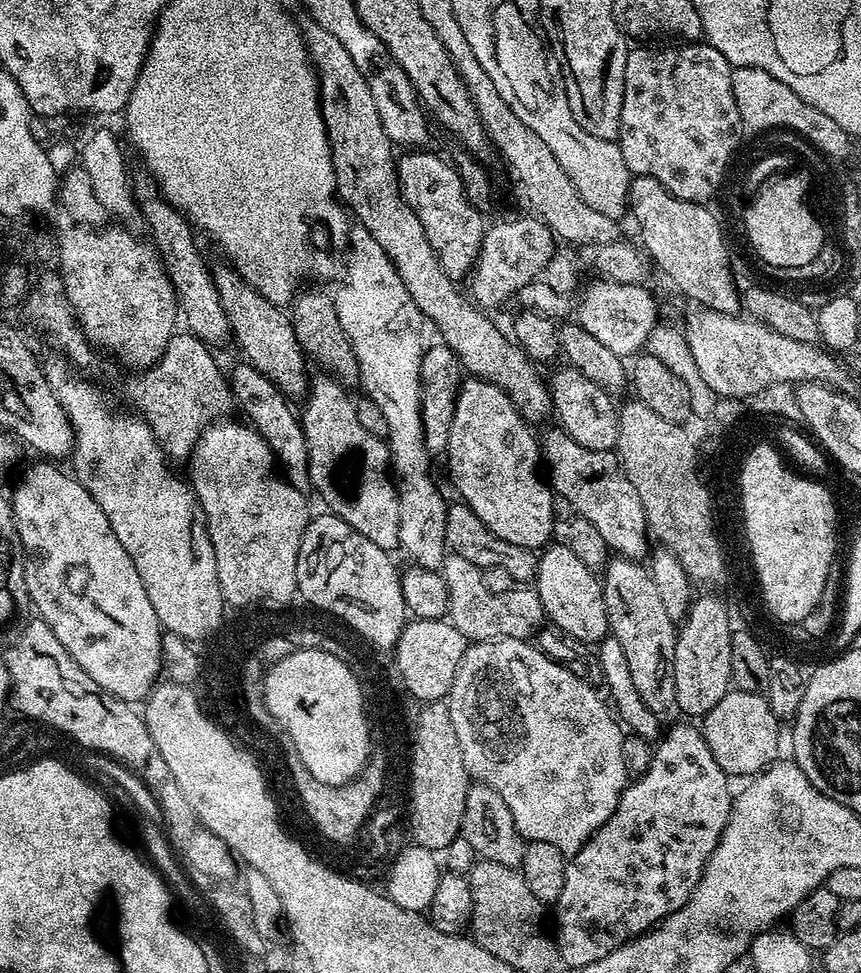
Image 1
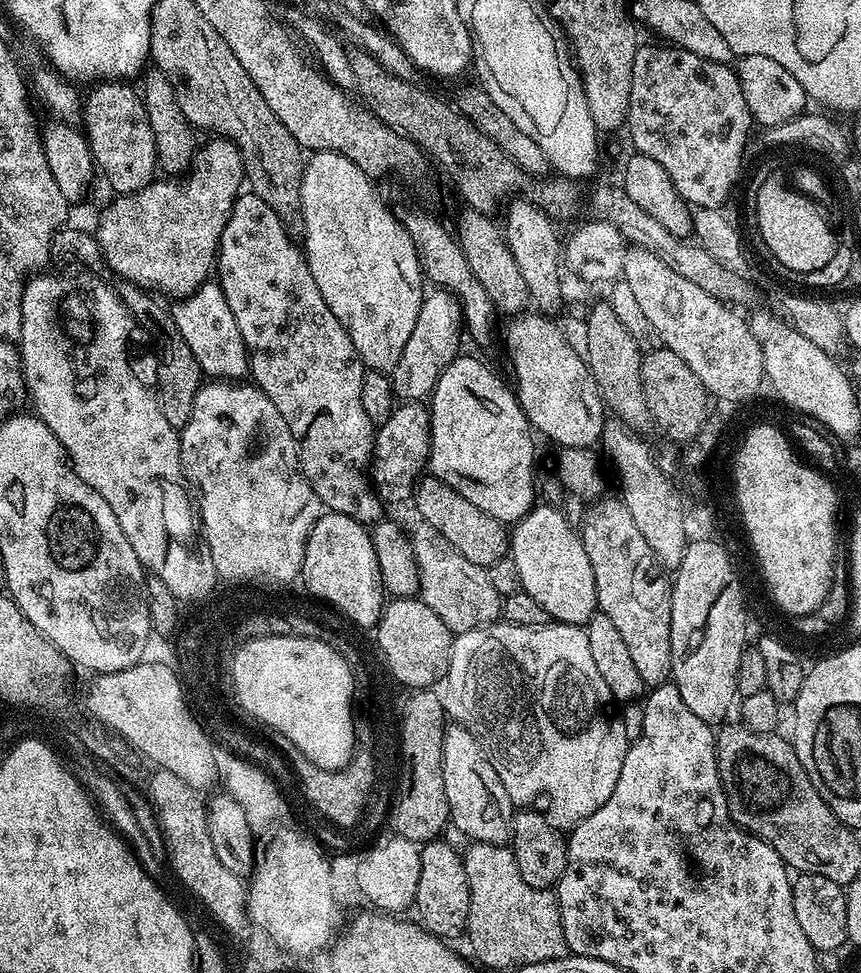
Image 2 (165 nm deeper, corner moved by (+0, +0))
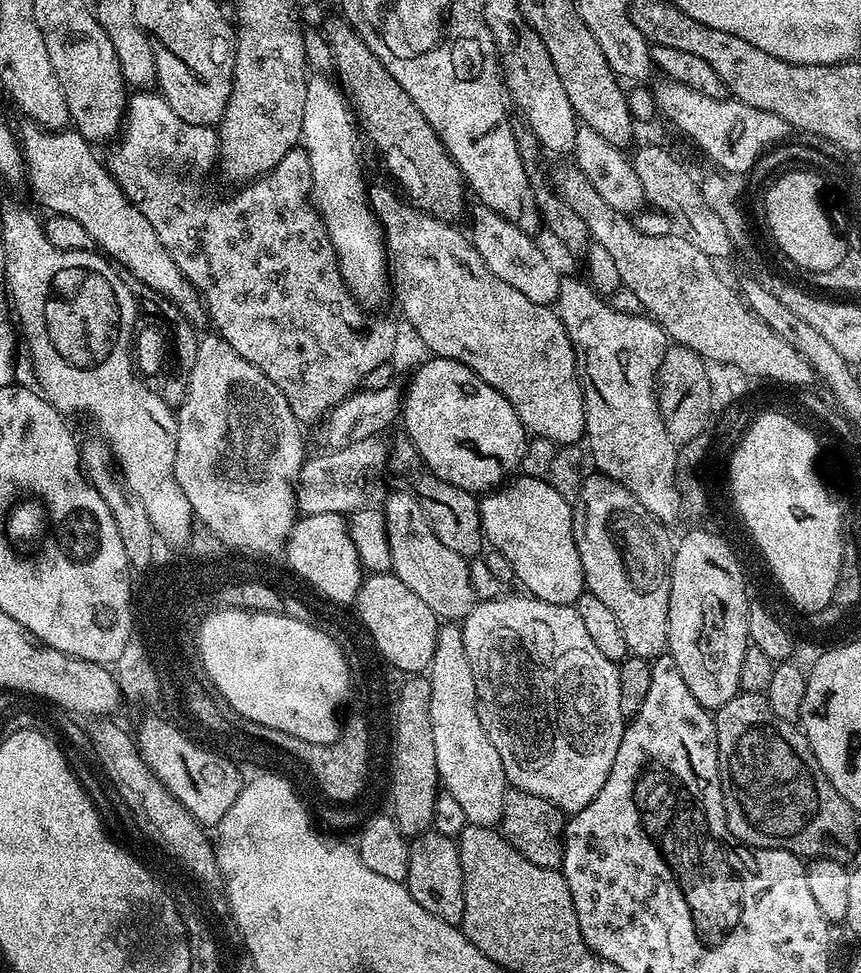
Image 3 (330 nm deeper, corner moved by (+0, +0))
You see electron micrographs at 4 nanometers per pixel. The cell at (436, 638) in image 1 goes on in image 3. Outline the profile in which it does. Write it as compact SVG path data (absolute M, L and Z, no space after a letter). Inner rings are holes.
M384 572L375 580L369 580L360 597L361 611L377 643L396 664L404 668L425 668L431 665L436 649L436 639L440 633L440 624L434 610L406 586L392 572Z

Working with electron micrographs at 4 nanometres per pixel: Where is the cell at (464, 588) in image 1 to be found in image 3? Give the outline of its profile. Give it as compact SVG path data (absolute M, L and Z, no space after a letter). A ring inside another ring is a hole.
M392 490L392 493L382 503L382 511L386 518L386 534L390 542L390 562L392 572L434 614L444 622L460 622L470 614L470 610L478 603L476 591L470 582L469 561L463 556L454 554L442 542L438 542L438 534L430 530L430 522L409 492Z

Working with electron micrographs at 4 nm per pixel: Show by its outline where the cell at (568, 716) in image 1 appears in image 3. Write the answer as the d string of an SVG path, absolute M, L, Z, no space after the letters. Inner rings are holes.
M509 594L499 596L496 600L481 600L462 621L462 642L466 646L466 658L470 662L476 687L476 713L482 722L482 730L486 730L490 742L494 742L494 750L498 750L498 758L502 758L502 770L506 770L509 785L522 792L538 794L538 798L546 798L565 814L575 814L590 806L598 790L602 790L610 774L610 766L614 766L614 754L618 754L618 746L622 742L626 718L622 714L622 702L618 694L618 667L613 660L606 658L606 654L598 651L598 646L594 646L590 633L586 631L582 618L578 618L573 605L551 604L535 596L519 595Z

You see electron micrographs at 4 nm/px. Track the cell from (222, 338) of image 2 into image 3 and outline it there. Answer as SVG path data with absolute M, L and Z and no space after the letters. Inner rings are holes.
M24 122L24 125L18 128L18 143L24 157L28 180L32 183L32 192L42 207L49 208L47 211L57 216L74 218L74 222L79 222L86 229L86 234L90 234L92 244L105 257L115 261L123 271L134 274L134 278L146 282L146 286L150 286L150 290L154 290L159 296L165 296L167 300L174 302L174 306L178 306L180 313L192 325L200 326L200 323L205 323L204 301L196 293L196 287L184 277L182 270L178 270L174 258L170 258L158 234L154 234L154 226L146 222L146 214L142 214L142 210L132 205L130 198L118 186L112 173L108 171L105 161L99 160L92 153L93 145L89 141L75 130L49 130L41 128L39 124Z

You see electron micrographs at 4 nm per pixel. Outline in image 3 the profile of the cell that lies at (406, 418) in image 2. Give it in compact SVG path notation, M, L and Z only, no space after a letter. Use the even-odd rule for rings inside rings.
M380 436L362 438L361 441L347 444L345 448L321 451L321 456L313 460L312 457L305 459L294 481L297 509L306 516L355 512L358 507L356 484L366 484L387 469L389 445L383 440Z

